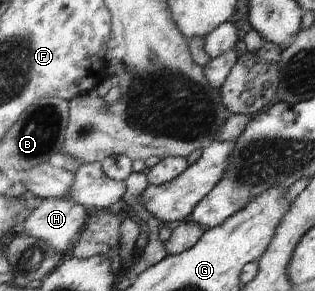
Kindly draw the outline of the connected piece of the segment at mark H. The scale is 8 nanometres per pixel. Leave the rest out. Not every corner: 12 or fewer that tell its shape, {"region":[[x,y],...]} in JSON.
{"region":[[45,199],[22,233],[69,256],[86,210],[70,199]]}

